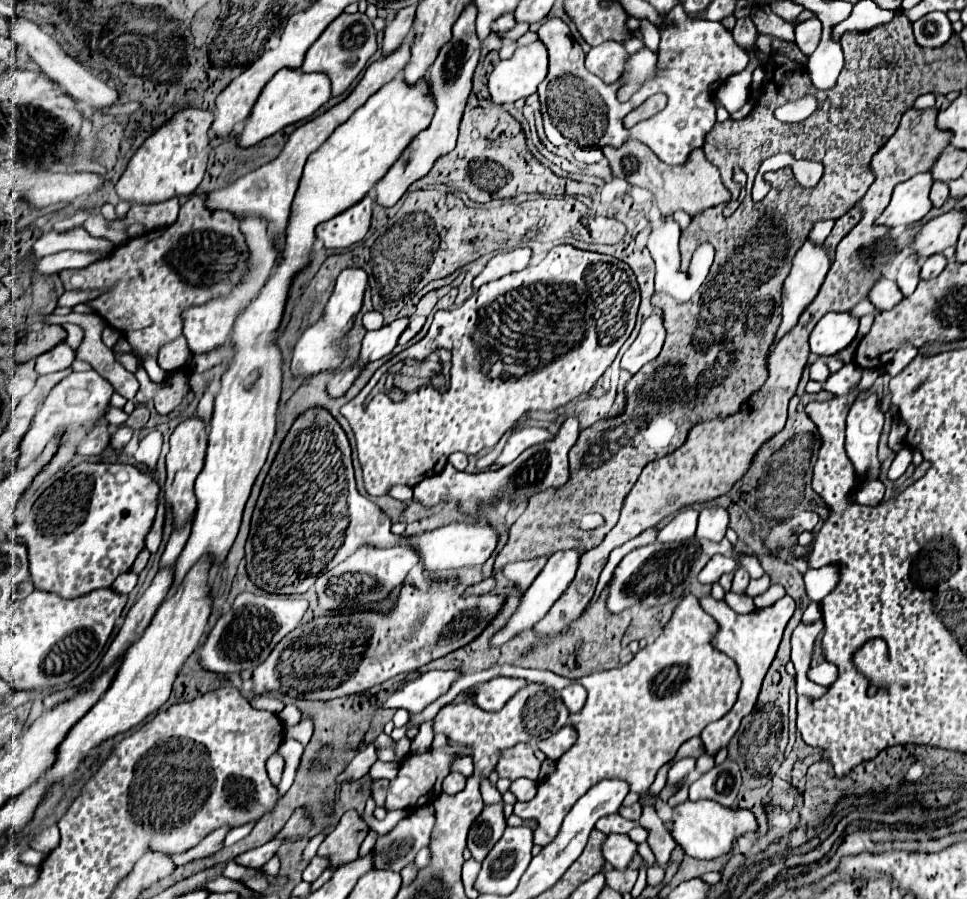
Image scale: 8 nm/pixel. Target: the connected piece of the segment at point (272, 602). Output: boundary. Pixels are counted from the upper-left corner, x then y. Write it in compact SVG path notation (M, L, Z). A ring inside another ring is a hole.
M252 592L238 594L230 612L218 618L212 632L202 642L198 664L214 674L254 670L270 656L274 646L300 624L306 608L308 602L302 598L268 598Z

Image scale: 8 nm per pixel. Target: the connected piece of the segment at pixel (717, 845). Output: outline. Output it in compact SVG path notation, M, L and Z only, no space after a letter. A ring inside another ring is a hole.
M698 800L698 802L682 802L672 808L672 824L670 834L676 840L678 846L682 846L684 854L698 858L698 860L710 860L726 854L732 848L732 842L746 834L756 830L756 818L750 810L738 810L738 808L724 808L714 800Z

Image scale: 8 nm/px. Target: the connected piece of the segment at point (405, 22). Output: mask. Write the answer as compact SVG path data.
M416 6L402 8L396 14L396 18L386 24L386 28L384 28L384 40L382 40L382 56L388 56L390 52L396 52L402 46L406 34L412 28L414 12L416 12Z

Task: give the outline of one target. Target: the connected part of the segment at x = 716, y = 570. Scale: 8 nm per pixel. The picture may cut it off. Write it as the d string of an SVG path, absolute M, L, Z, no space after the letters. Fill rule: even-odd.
M716 554L714 560L710 560L706 564L706 568L698 574L698 582L700 584L714 584L714 582L718 582L722 574L732 572L732 564L734 564L732 558L722 556L722 554Z

